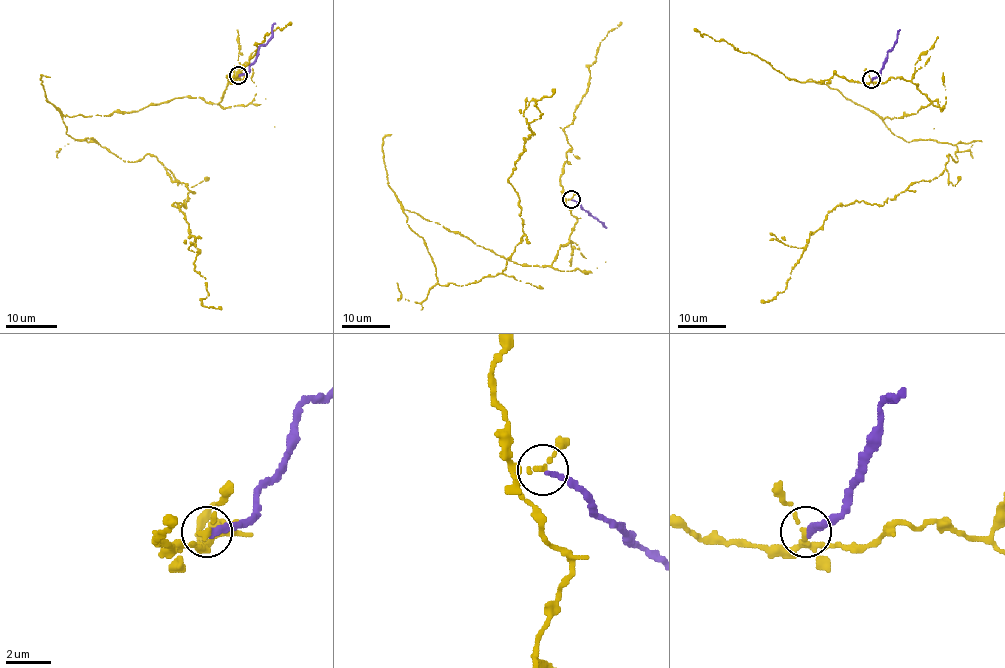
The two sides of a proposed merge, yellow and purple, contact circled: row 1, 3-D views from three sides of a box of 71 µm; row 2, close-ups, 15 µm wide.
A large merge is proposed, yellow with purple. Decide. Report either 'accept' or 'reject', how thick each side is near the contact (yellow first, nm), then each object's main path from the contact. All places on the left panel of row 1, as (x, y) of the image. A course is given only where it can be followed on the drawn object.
reject; calibres 200 and 280 nm; course yellow (238, 75), (217, 103), (63, 122), (185, 183), (186, 207), (172, 205), (195, 238), (201, 304), (222, 309); course purple (238, 75), (250, 70), (259, 49), (271, 36), (271, 27), (275, 23)

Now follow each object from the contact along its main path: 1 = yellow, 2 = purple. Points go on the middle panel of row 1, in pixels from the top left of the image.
1: (571, 199), (575, 229), (550, 265), (404, 213), (441, 286), (501, 273), (524, 232), (508, 179), (555, 89)
2: (571, 199), (606, 227)

